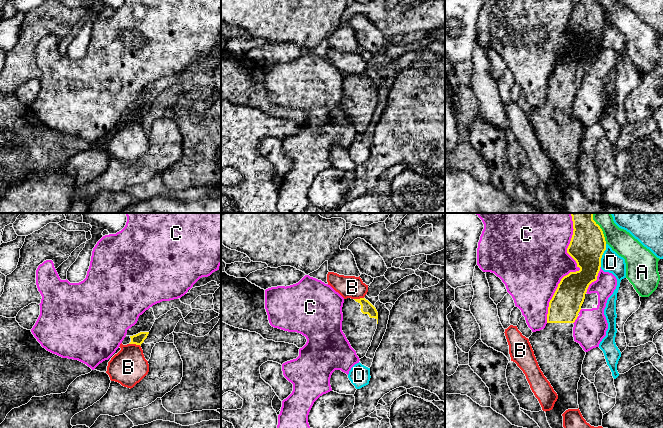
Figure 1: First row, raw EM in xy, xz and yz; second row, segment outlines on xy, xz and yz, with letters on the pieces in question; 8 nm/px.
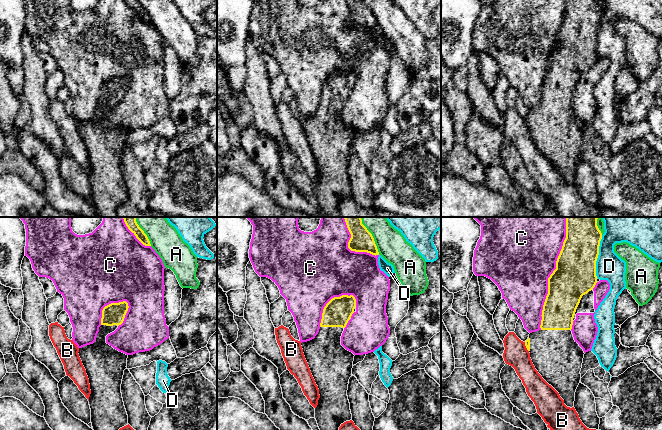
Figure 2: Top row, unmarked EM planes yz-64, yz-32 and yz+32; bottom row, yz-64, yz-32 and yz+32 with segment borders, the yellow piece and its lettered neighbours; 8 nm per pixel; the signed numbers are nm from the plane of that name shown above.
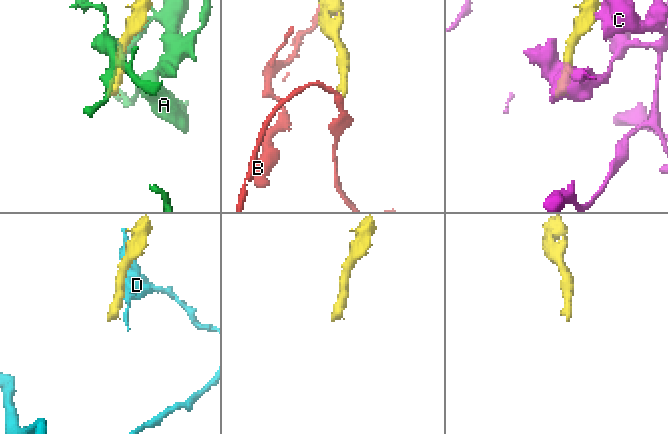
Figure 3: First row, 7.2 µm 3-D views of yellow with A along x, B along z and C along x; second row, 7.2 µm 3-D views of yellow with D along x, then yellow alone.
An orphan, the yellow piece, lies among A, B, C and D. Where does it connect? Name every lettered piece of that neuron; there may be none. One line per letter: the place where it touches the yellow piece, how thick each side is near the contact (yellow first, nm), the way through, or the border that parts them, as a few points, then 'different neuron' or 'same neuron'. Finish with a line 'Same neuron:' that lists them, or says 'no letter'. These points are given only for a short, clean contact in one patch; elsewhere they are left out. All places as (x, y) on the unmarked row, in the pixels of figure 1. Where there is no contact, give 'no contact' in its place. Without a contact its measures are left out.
A: yz (603, 10) | 280/190 nm | different neuron
B: xy (135, 119) | 90/300 nm | along xy (129, 119), (135, 119), (140, 122) | different neuron
C: yz (571, 48) | 280/420 nm | different neuron
D: yz (602, 30) | 280/170 nm | different neuron
Same neuron: no letter

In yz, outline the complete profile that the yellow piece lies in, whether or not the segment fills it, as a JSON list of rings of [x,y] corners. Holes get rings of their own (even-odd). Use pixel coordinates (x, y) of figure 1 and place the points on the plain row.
[[[573,0],[573,11],[567,29],[576,37],[579,47],[564,52],[549,78],[547,100],[544,105],[533,108],[528,114],[538,141],[550,158],[558,175],[550,187],[546,187],[550,203],[563,213],[563,192],[568,185],[578,185],[578,158],[582,151],[582,140],[586,128],[574,117],[573,103],[578,93],[589,61],[597,56],[601,43],[601,34],[606,26],[606,17],[598,0]]]

